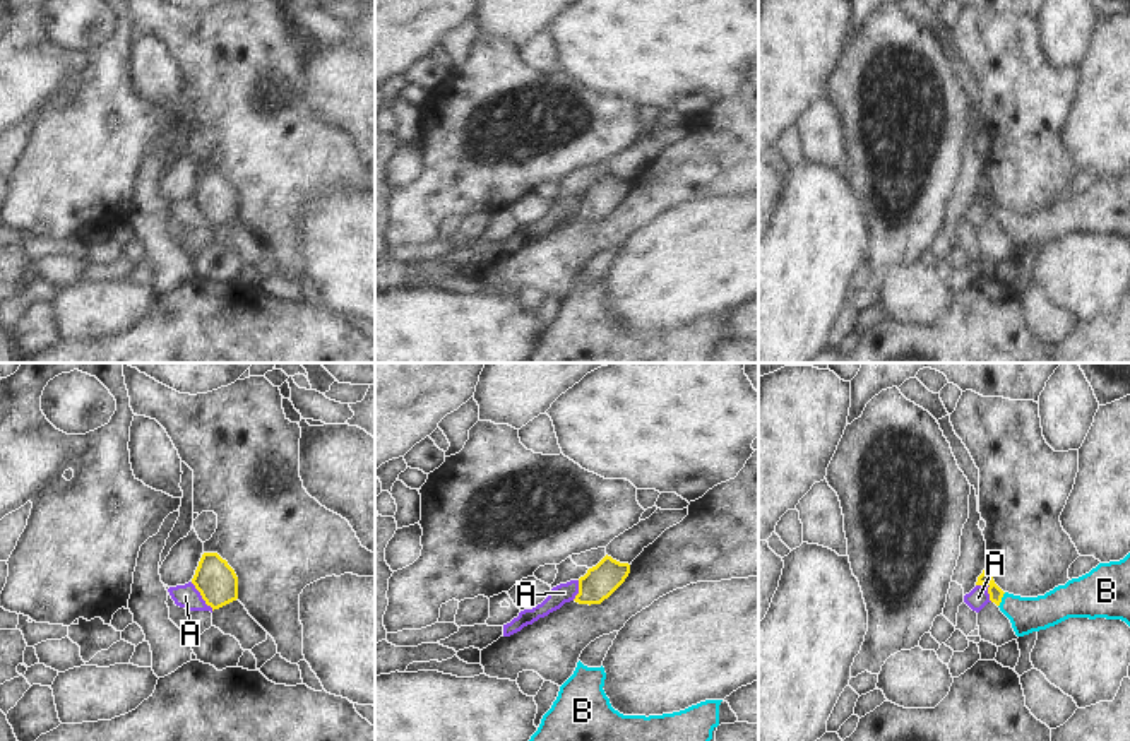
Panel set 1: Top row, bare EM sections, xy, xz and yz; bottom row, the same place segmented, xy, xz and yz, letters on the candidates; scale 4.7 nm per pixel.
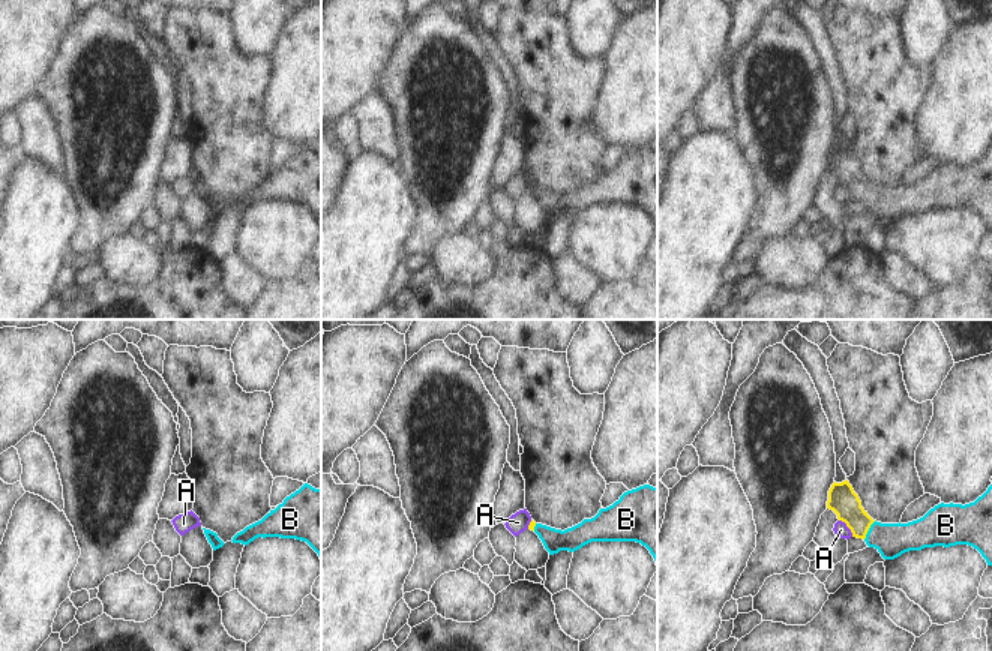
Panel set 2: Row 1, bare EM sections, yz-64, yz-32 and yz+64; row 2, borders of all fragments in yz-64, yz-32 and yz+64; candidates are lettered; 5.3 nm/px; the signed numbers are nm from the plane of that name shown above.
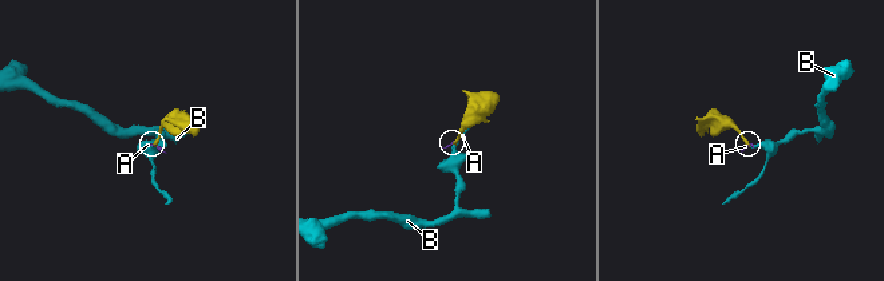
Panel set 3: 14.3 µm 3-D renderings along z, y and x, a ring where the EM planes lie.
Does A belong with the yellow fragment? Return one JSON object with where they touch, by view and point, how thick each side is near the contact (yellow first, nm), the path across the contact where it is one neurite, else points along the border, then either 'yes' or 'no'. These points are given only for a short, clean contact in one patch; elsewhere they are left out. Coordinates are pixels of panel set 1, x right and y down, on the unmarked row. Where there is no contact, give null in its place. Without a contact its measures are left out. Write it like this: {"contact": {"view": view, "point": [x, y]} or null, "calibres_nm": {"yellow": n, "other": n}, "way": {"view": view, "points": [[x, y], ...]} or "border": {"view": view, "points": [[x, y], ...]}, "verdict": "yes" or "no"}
{"contact": {"view": "xy", "point": [201, 211]}, "calibres_nm": {"yellow": 190, "other": 110}, "border": {"view": "xy", "points": [[190, 199], [213, 226]]}, "verdict": "no"}

